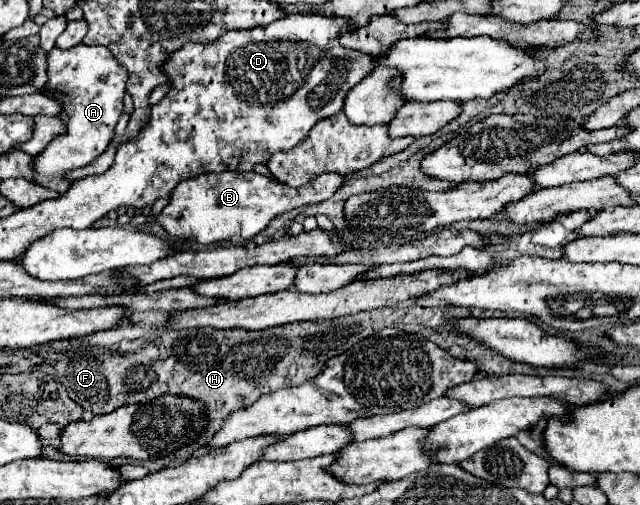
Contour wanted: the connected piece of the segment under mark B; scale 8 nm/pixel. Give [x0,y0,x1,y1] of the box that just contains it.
[157,172,345,244]

